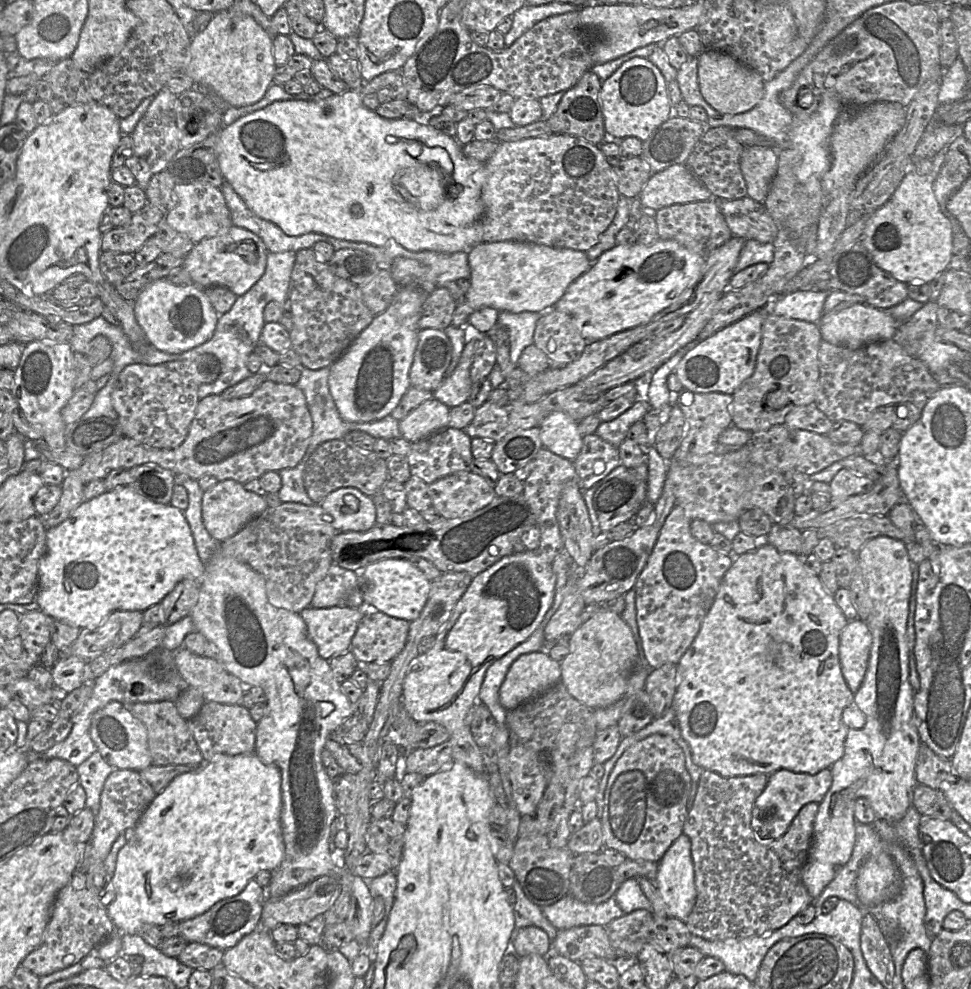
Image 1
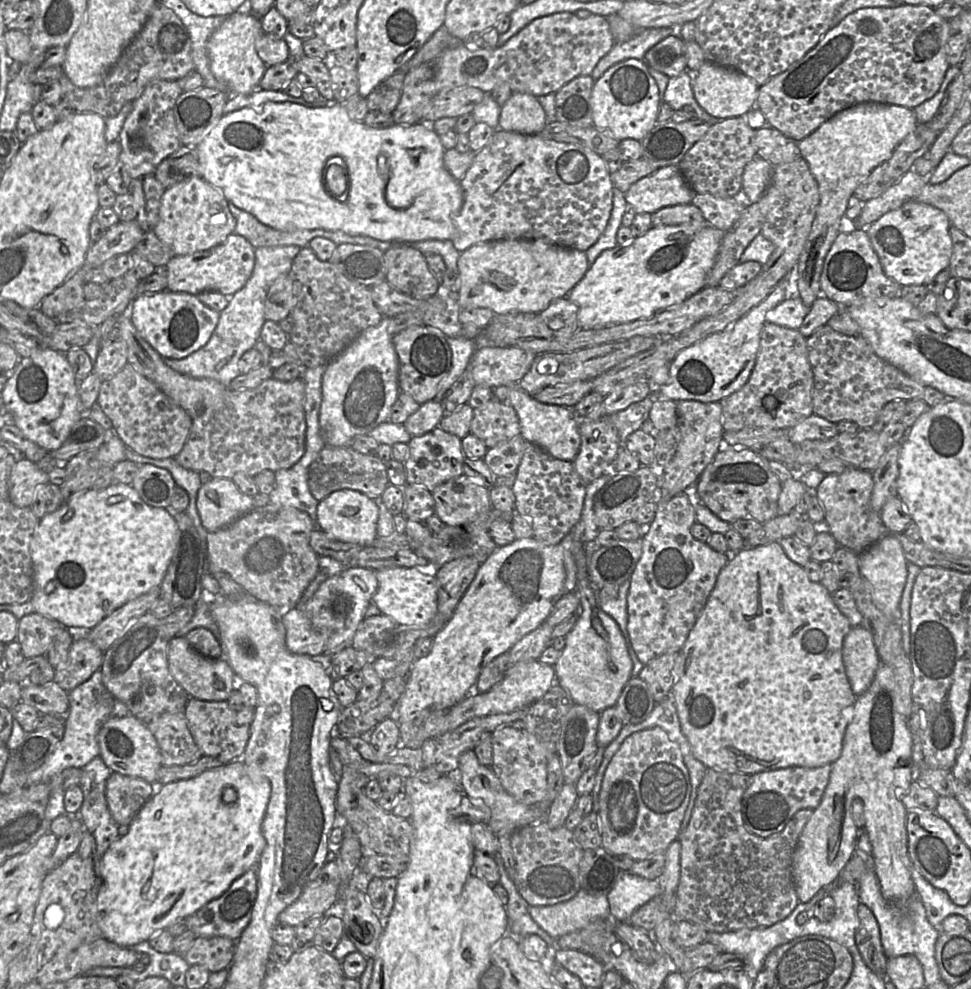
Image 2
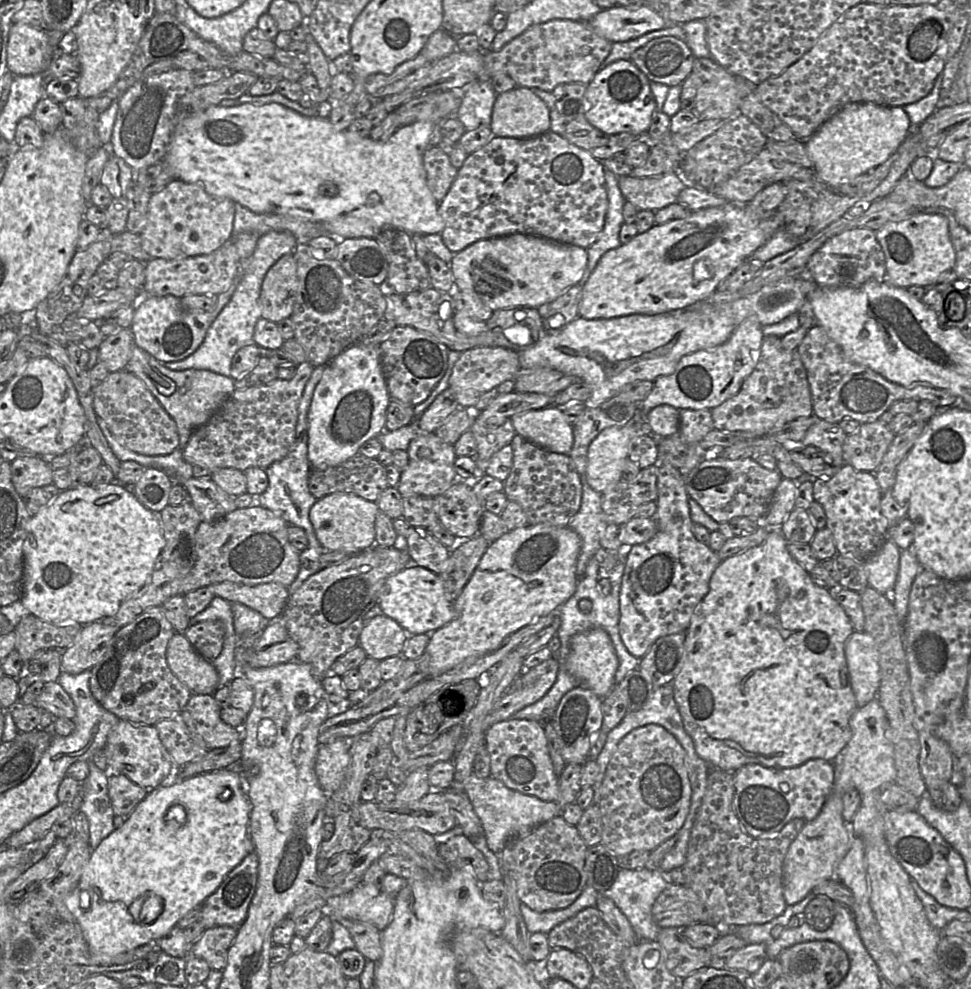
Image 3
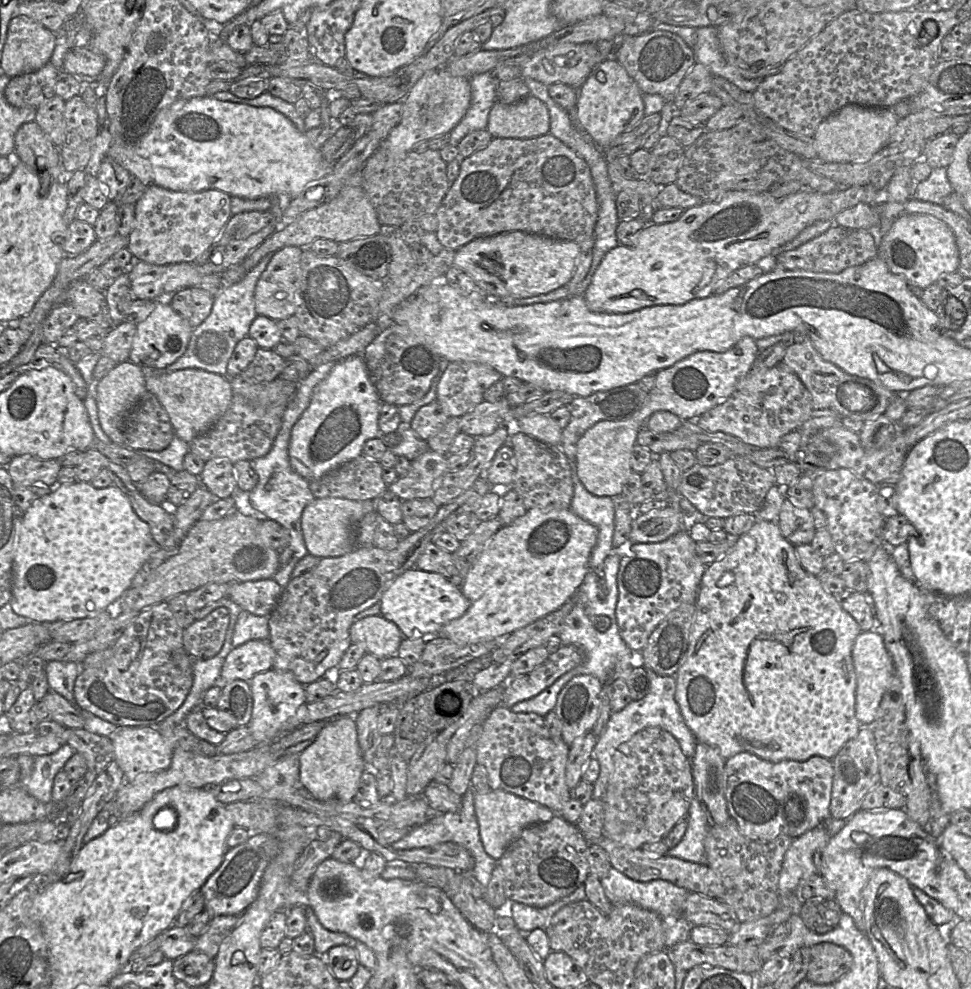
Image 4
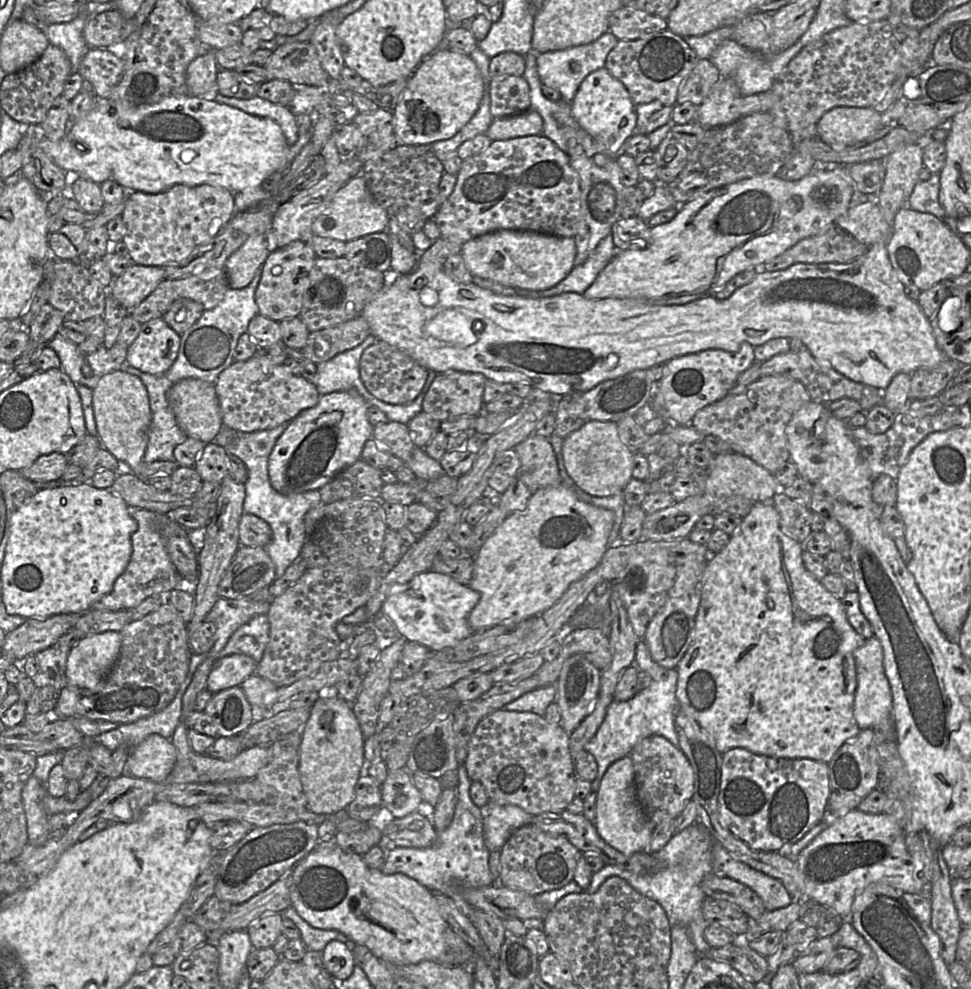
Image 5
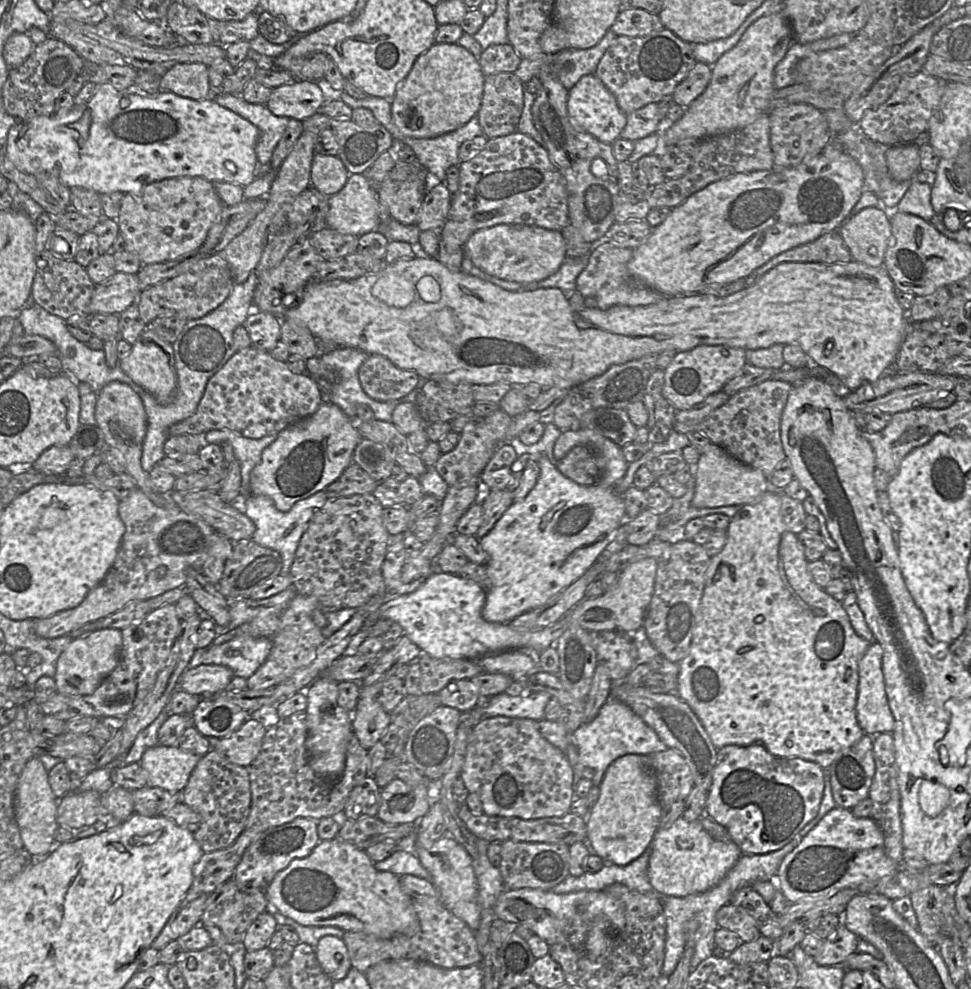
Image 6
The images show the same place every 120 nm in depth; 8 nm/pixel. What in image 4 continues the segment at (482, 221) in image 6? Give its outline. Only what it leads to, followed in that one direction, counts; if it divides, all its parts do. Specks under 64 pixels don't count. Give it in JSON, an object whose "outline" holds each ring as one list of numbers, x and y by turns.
{"outline":[[547,133,529,138,492,138,487,146,462,160,457,179,435,213,440,243,458,250,465,244,504,232,521,231,553,239,581,243,594,237,598,218,596,190,588,164,559,139]]}

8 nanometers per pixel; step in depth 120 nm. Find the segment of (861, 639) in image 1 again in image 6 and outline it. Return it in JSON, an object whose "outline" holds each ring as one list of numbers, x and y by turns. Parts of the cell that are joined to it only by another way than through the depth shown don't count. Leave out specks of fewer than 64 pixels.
{"outline":[[879,643,871,644,858,665,858,694,856,701,857,721,865,734,876,736,881,733,892,733,894,717,888,704,882,671,883,649]]}

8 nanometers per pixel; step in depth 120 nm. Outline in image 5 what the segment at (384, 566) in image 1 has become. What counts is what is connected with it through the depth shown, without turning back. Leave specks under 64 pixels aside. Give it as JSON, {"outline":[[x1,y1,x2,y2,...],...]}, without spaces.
{"outline":[[429,570,415,575,404,586,393,590,383,602,381,610,405,640,420,643,430,651,439,651,456,645,472,634,468,615,479,600,480,593,468,585]]}

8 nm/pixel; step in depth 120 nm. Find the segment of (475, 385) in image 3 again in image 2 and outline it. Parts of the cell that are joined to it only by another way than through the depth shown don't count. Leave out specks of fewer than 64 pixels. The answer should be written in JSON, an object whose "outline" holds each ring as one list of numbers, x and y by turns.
{"outline":[[478,347,469,362,474,383,491,389,518,385,537,355,518,347]]}

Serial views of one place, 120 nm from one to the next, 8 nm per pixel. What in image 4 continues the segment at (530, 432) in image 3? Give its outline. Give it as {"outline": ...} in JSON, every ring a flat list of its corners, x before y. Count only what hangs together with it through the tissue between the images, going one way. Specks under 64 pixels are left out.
{"outline":[[550,414,522,417,505,423,509,436,525,433,543,443,560,447,562,430]]}

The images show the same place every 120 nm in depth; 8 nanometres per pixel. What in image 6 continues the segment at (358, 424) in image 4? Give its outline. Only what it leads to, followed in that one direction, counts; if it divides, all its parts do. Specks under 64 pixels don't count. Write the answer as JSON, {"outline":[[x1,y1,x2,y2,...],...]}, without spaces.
{"outline":[[324,401,313,415,279,432,276,440,262,451,261,462,250,474,249,491,246,496,268,496,277,510,287,512,297,501,324,490,334,482,352,463,353,452,361,439,356,421,349,418,337,405]]}

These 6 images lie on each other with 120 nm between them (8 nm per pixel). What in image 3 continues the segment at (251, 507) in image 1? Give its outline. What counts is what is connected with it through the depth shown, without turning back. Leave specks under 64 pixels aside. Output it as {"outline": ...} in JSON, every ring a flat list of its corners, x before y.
{"outline":[[210,477,190,478,181,484,189,494,189,501,204,522,213,522,237,509,234,497,223,491]]}

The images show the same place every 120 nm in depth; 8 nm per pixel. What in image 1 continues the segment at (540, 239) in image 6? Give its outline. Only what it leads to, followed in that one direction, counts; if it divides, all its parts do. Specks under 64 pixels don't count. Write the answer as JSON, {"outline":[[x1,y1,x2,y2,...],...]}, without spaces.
{"outline":[[520,241,479,243,468,250,468,263,471,286,454,311,454,327,466,327,469,316,482,307,511,313,545,312,592,264,584,251]]}

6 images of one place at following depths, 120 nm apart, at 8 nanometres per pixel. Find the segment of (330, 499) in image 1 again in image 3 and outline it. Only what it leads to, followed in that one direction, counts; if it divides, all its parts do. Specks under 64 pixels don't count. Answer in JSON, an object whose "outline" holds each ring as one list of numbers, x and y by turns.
{"outline":[[337,492,327,495,311,507,309,520,321,546,327,551,358,554,375,544,377,502,370,502,354,494]]}

